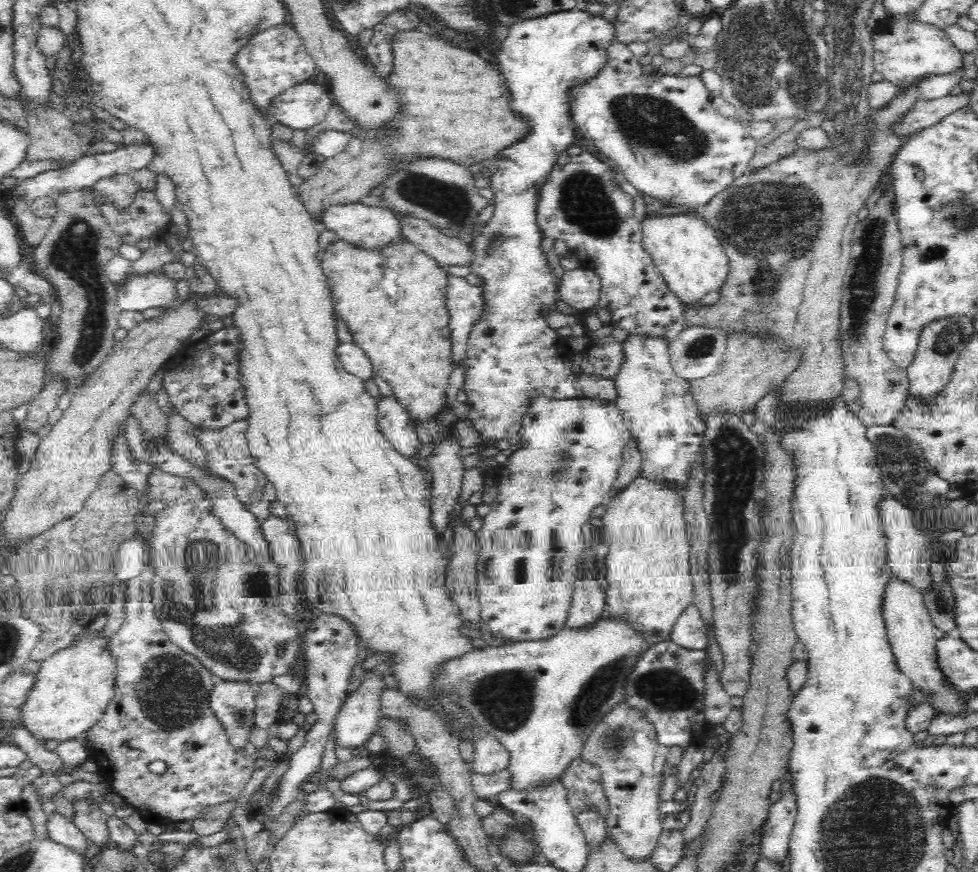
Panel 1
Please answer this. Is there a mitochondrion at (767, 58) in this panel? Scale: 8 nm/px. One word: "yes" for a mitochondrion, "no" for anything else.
yes

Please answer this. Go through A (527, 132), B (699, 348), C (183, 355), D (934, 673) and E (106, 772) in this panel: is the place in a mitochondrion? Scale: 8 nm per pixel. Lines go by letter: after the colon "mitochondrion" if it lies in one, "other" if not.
A: other
B: mitochondrion
C: other
D: other
E: other

